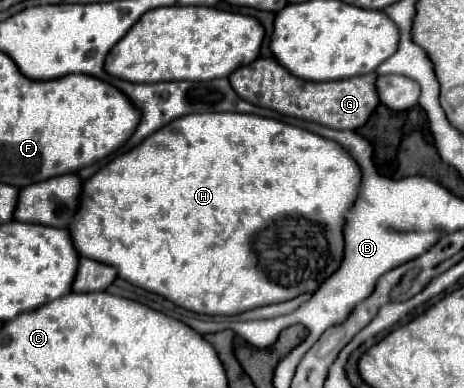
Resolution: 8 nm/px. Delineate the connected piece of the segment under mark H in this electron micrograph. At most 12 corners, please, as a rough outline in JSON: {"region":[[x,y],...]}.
{"region":[[193,113],[87,179],[81,257],[201,315],[315,293],[361,169]]}

